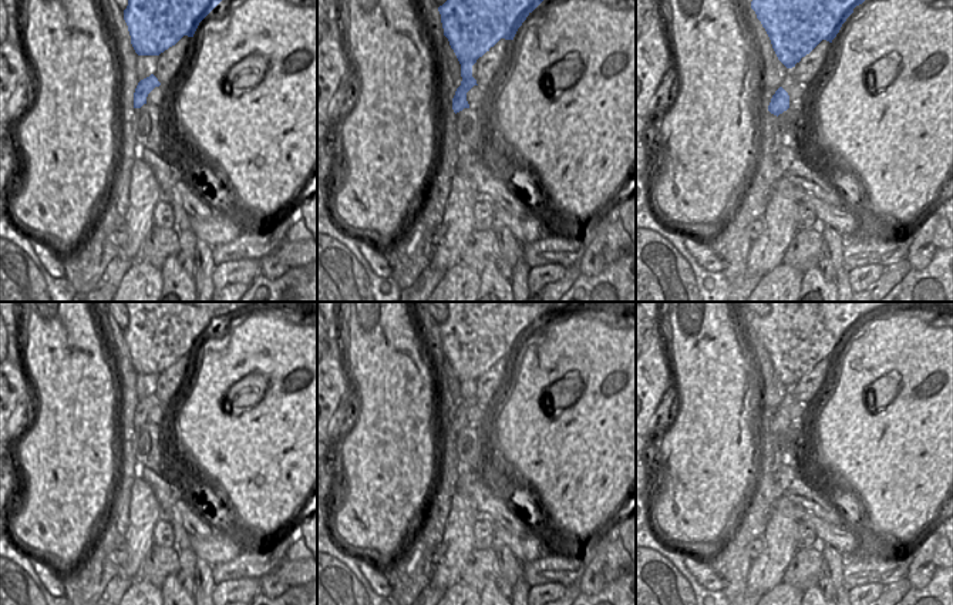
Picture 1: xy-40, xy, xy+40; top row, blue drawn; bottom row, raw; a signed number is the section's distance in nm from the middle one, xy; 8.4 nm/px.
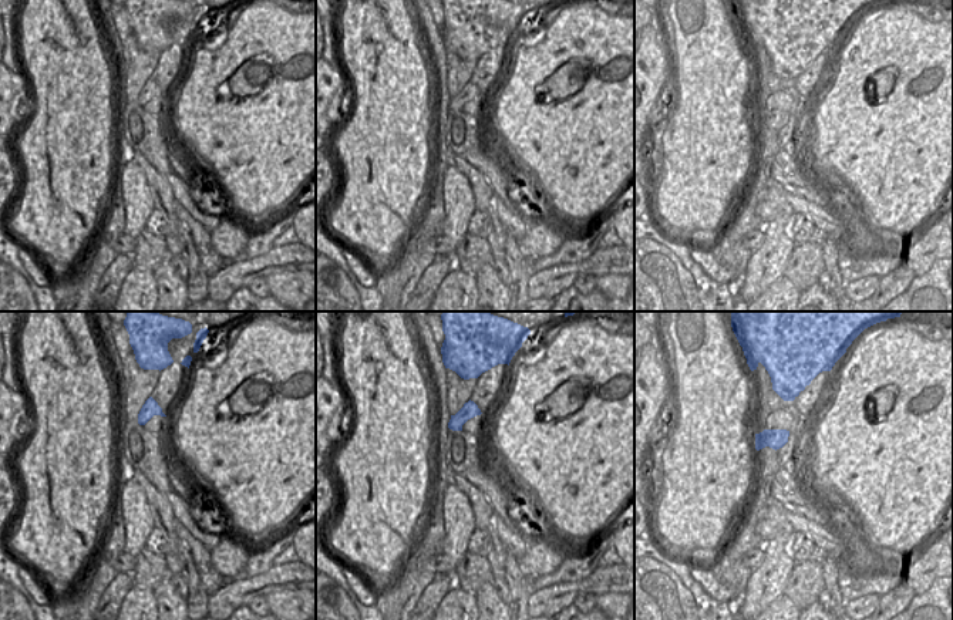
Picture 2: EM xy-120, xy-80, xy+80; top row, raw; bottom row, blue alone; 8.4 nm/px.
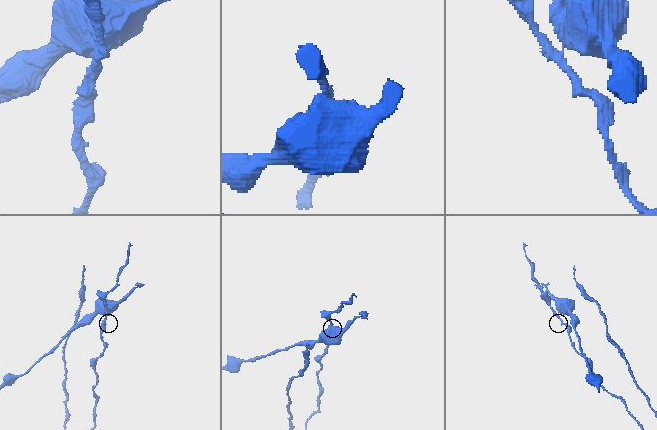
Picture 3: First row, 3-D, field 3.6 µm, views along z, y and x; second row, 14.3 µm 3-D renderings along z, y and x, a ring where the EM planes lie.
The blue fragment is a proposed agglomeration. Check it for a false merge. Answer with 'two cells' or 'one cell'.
two cells

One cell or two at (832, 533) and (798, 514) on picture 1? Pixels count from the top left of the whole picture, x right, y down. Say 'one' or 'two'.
one

